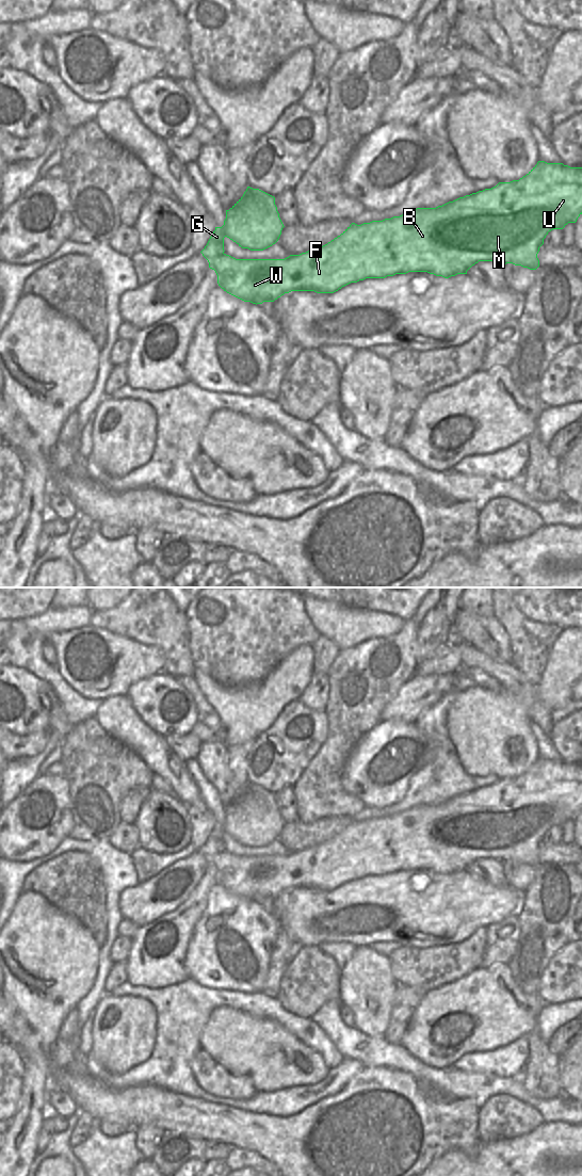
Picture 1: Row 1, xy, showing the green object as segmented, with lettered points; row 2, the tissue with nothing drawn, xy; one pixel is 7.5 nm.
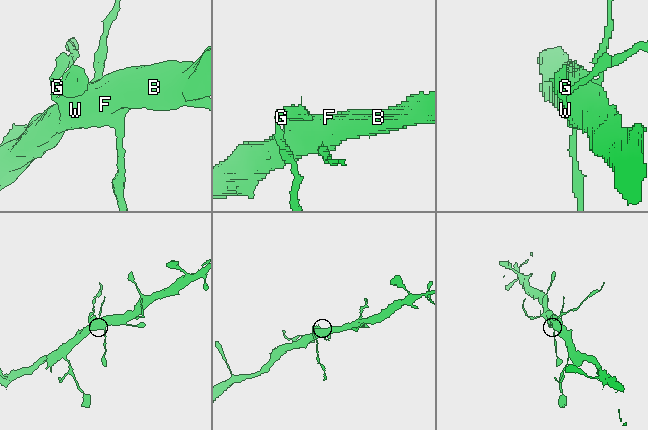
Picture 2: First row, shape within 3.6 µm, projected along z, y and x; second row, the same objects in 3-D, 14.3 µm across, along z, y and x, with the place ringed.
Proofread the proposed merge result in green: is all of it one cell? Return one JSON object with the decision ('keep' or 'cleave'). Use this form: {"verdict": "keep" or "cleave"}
{"verdict": "cleave"}

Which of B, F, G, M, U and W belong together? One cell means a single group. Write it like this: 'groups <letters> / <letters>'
groups B F M U W / G

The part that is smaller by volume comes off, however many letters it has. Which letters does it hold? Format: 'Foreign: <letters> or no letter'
Foreign: G

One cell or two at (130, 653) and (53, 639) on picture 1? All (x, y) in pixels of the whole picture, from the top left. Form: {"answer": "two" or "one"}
{"answer": "one"}

